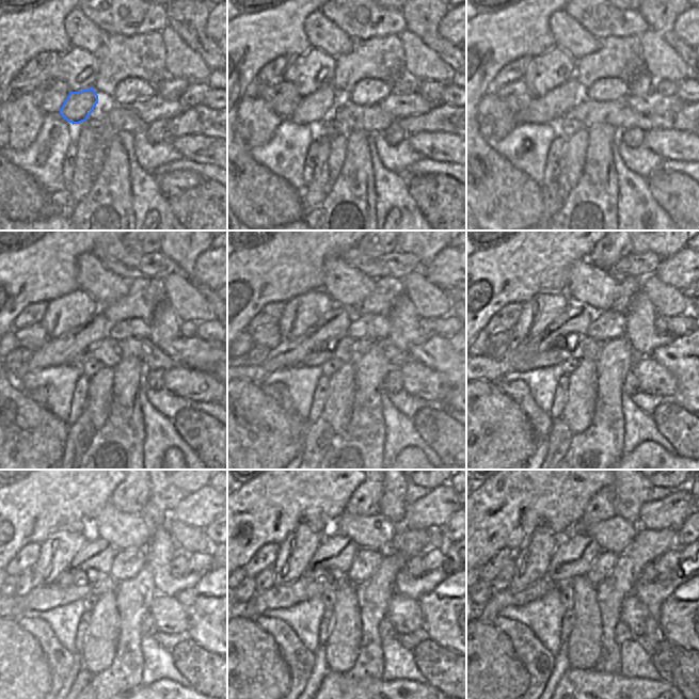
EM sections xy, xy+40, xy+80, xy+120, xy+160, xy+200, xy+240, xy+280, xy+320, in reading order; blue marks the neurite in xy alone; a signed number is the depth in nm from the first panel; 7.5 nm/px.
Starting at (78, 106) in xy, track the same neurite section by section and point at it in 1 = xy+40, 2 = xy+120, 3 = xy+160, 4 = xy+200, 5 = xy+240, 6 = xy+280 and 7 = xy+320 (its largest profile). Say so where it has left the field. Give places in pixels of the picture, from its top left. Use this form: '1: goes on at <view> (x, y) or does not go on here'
1: goes on at xy+40 (314, 109)
2: goes on at xy+120 (67, 348)
3: goes on at xy+160 (333, 326)
4: goes on at xy+200 (573, 323)
5: goes on at xy+240 (94, 560)
6: goes on at xy+280 (333, 558)
7: goes on at xy+320 (574, 555)

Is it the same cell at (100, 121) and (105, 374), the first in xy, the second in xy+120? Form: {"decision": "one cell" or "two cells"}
{"decision": "two cells"}

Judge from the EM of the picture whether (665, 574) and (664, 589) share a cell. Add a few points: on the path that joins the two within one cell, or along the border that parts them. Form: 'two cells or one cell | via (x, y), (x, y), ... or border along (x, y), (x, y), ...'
two cells | border along (679, 559), (672, 577), (660, 582), (655, 581)

